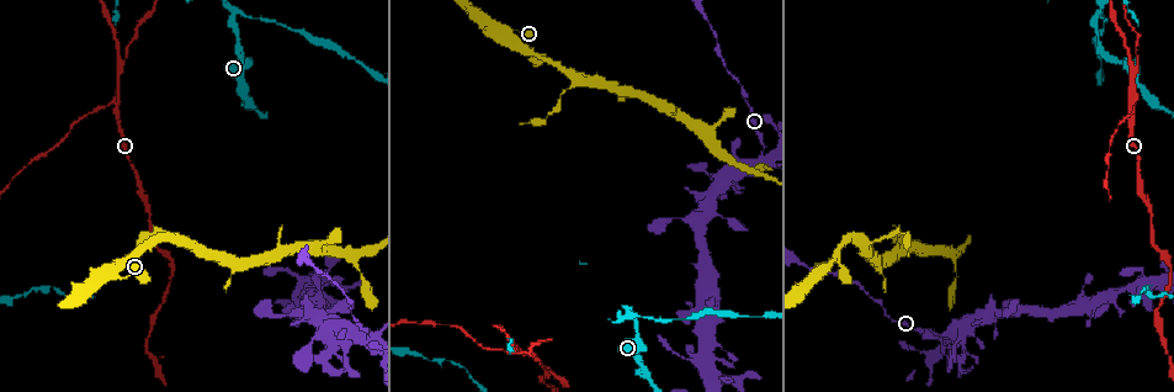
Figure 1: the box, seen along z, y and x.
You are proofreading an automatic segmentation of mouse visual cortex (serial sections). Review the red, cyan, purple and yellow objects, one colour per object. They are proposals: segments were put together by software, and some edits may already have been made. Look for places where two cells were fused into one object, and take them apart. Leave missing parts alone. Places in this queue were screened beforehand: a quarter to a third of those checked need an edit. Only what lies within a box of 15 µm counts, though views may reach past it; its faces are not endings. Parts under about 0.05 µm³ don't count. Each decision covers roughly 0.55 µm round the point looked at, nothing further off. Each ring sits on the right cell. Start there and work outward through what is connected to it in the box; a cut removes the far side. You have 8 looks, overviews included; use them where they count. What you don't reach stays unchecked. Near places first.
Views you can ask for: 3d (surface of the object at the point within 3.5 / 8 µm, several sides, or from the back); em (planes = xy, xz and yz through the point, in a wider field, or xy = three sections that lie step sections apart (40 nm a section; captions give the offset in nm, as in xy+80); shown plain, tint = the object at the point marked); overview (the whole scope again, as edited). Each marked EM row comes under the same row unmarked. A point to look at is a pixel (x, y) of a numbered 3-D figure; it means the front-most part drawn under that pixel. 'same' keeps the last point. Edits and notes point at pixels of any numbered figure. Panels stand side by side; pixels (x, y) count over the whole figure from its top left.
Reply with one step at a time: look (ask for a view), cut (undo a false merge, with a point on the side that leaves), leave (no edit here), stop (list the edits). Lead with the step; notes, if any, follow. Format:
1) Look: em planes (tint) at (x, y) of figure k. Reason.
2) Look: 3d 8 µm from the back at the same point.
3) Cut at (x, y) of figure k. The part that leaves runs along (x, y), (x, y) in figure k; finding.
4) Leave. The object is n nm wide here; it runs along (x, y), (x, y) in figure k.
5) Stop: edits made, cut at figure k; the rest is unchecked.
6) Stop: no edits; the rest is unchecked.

Look: 3d 3.5 µm from the back at (367, 341) of figure 1. Arms run side by side.

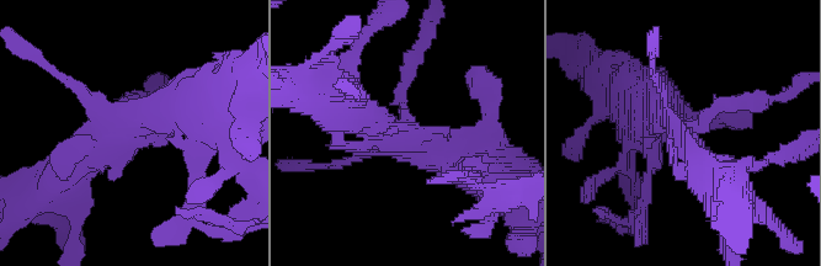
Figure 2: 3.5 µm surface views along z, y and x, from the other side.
Look: em xy step 2 (tint) at (129, 135) of figure 2.

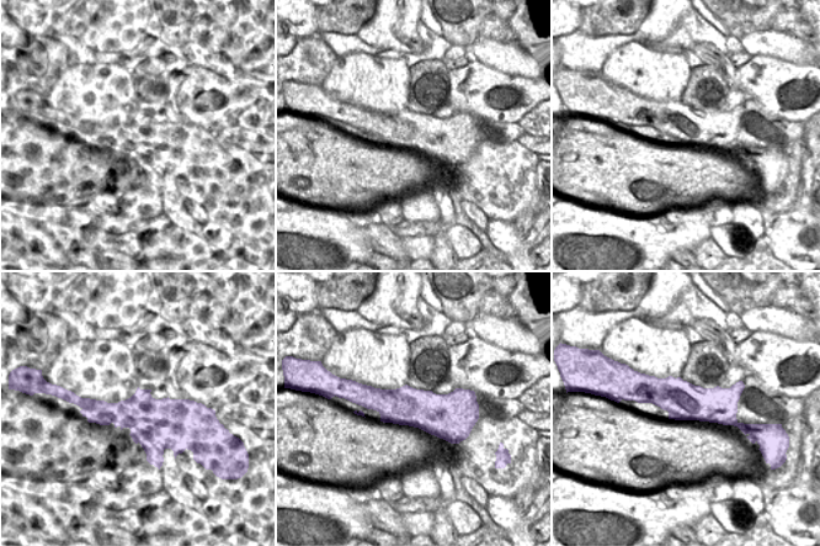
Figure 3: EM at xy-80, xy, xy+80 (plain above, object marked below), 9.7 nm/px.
Look: em xy step 1 (tint) at the same point.

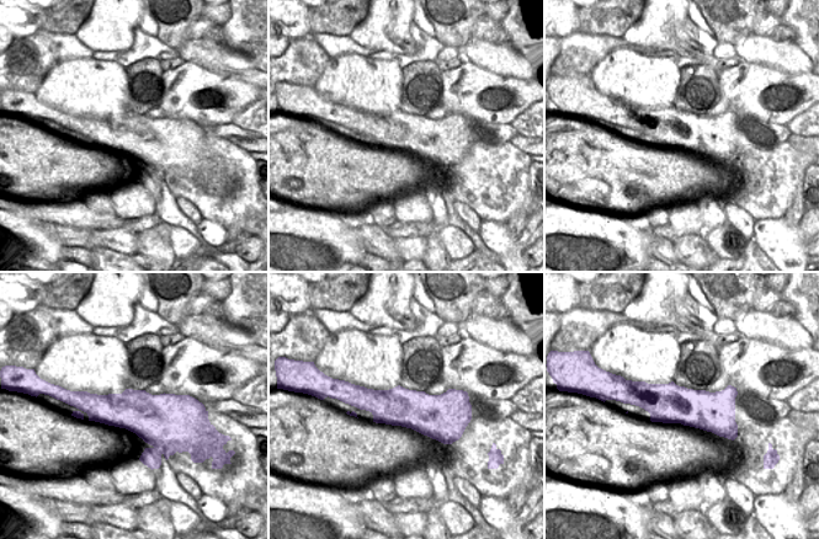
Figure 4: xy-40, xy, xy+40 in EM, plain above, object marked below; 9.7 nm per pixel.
Cut at (99, 110) of figure 2. A border runs along (154, 447), (161, 453) in figure 4; two cells meet here.

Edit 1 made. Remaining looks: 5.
Look: 3d 3.5 µm at (628, 311) of figure 1. Three arms meet.

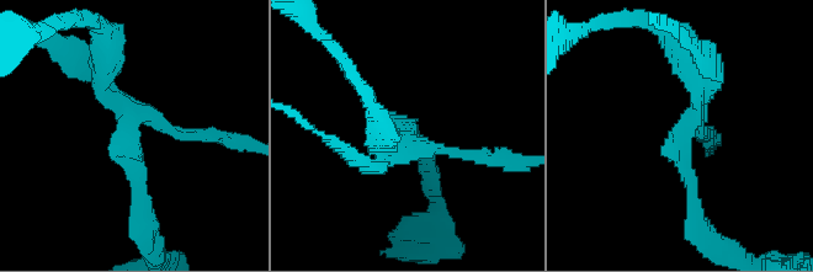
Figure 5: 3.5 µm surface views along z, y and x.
Look: em xy step 2 (tint) at (681, 135) of figure 5. Now the EM.

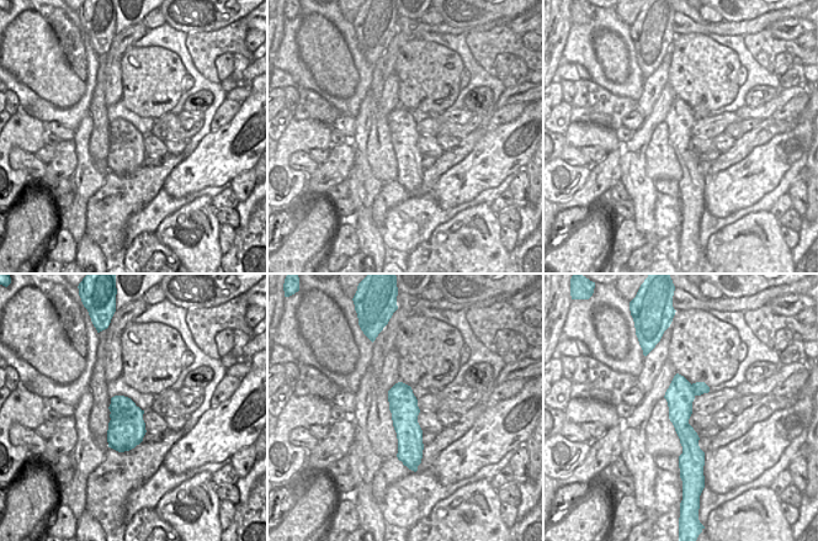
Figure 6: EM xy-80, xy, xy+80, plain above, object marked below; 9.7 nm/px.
Cut at (705, 43) of figure 5. The arms are 150, 200, 200 nm wide; the part that leaves runs along (141, 115), (186, 137), (250, 144) in figure 5; a second cell is stuck on.

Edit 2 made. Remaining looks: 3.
Look: 3d 3.5 µm at (117, 75) of figure 1. Side arm on a straight run.

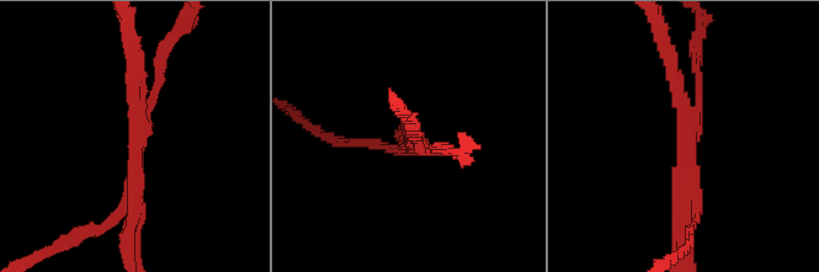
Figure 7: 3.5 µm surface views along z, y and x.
Look: em xy step 3 (tint) at (418, 146) of figure 7. 3 arms meet here; the arms are 100, 150, 250 nm wide; now the EM.

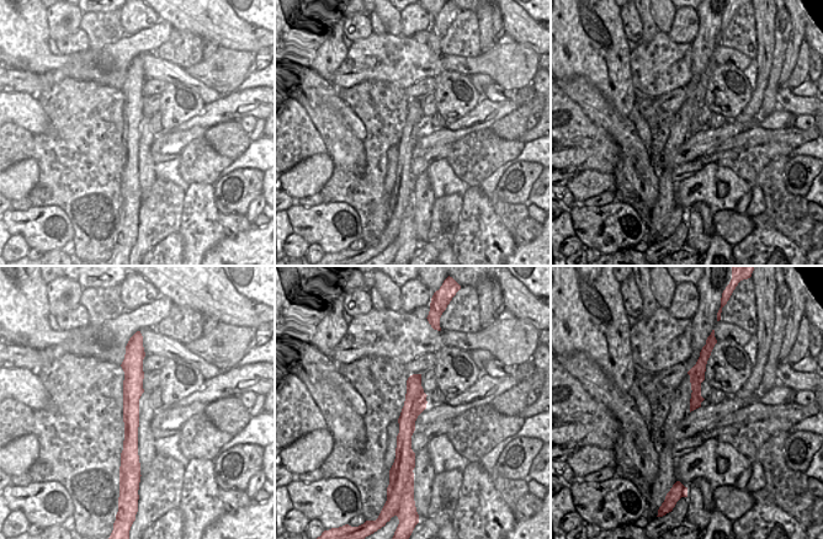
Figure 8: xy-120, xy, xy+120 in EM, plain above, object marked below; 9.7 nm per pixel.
Cut at (360, 143) of figure 7. A second cell is stuck on.

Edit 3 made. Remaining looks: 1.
Stop: edits made, cut at figure 2, cut at figure 5, cut at figure 7; the rest is unchecked.

